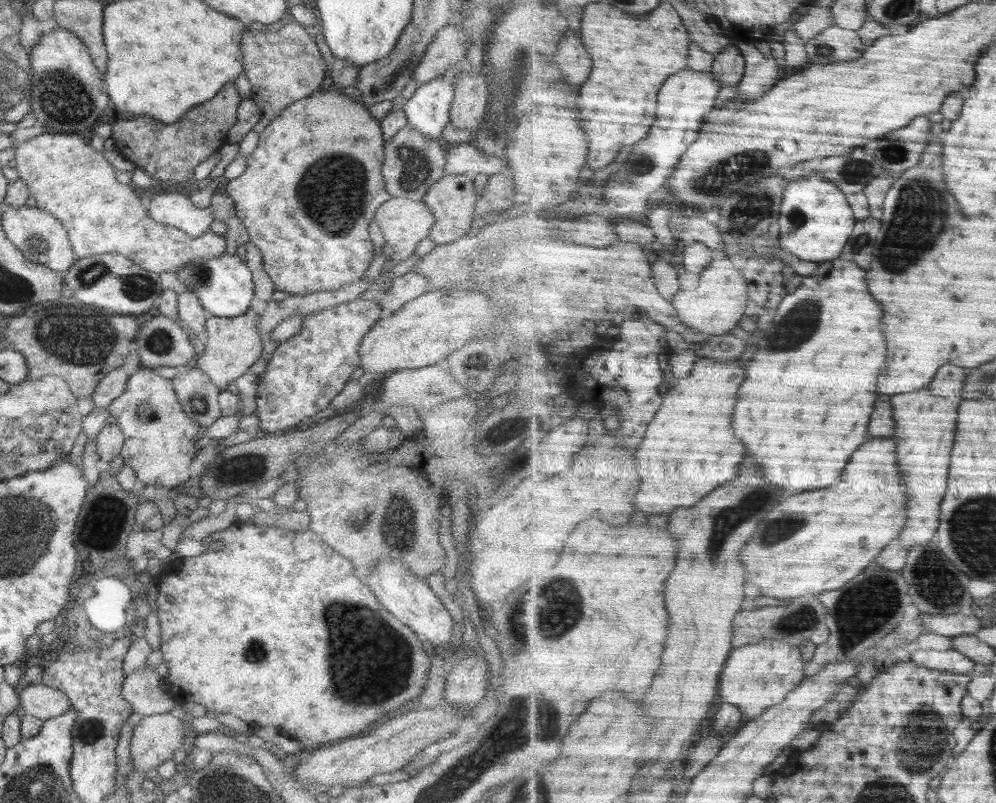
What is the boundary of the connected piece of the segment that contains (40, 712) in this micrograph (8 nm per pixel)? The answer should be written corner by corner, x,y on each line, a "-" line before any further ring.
46,684
30,685
24,688
18,696
19,712
38,718
42,722
62,716
71,707
66,694

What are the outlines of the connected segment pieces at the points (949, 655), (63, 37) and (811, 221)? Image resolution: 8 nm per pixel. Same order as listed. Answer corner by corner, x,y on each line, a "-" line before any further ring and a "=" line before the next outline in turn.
916,648
912,651
911,660
916,661
920,666
958,674
971,675
980,668
975,660
954,648
947,651
=
55,27
49,34
42,34
36,46
31,48
30,65
31,110
38,123
50,126
54,132
71,135
100,123
99,119
110,104
110,98
84,42
76,38
74,32
=
812,174
808,177
800,177
792,180
785,192
786,200
783,203
782,215
779,219
782,238
782,246
792,252
794,256
802,260
821,263
840,259
845,252
846,244
849,244
857,225
857,216
849,202
849,195
836,182
830,182
830,178

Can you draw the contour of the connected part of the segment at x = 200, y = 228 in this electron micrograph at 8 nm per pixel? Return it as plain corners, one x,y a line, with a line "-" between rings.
184,191
152,194
147,214
159,224
179,228
190,238
203,236
215,221
209,207
196,208

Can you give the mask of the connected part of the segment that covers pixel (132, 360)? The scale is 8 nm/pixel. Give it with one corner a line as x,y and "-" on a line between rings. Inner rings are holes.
132,350
122,366
110,371
98,382
96,389
90,396
93,406
102,409
109,408
110,403
126,390
130,376
142,367
142,362
140,362
136,351

